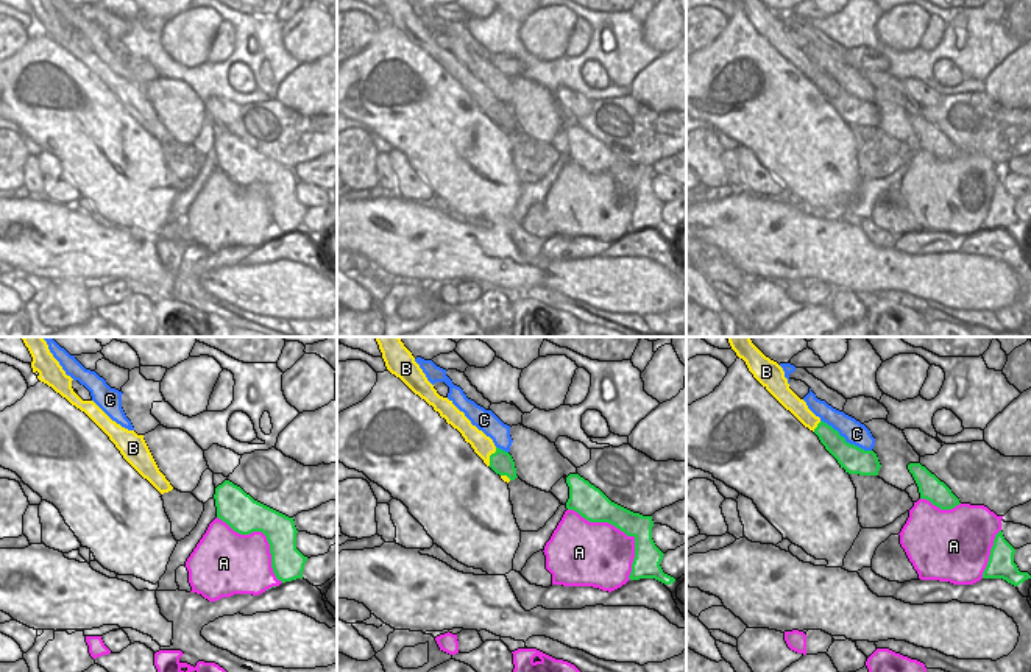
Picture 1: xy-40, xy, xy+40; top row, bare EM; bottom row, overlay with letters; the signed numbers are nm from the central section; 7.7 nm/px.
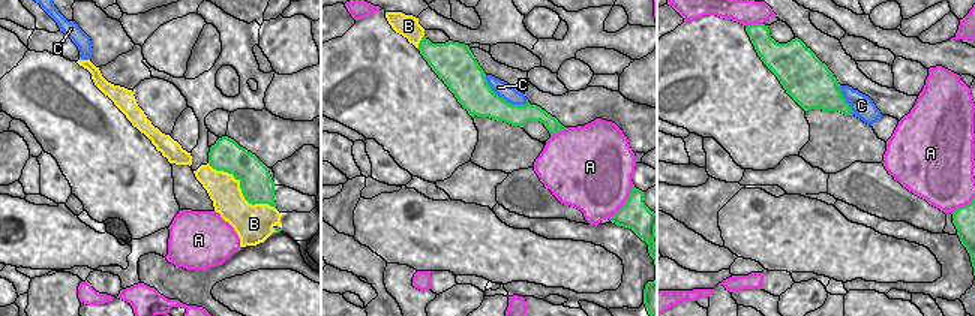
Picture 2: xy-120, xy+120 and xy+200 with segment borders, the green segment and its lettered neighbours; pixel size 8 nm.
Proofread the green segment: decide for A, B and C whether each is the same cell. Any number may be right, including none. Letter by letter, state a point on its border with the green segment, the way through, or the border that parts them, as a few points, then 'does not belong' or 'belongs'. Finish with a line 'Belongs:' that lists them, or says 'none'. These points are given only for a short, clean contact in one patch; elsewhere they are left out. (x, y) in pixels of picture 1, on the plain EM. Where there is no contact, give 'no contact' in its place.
A: xy (621, 181) | does not belong
B: xy (490, 108) | does not belong
C: xy+40 (844, 91) | belongs
Belongs: C

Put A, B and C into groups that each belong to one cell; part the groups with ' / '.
A / B / C

